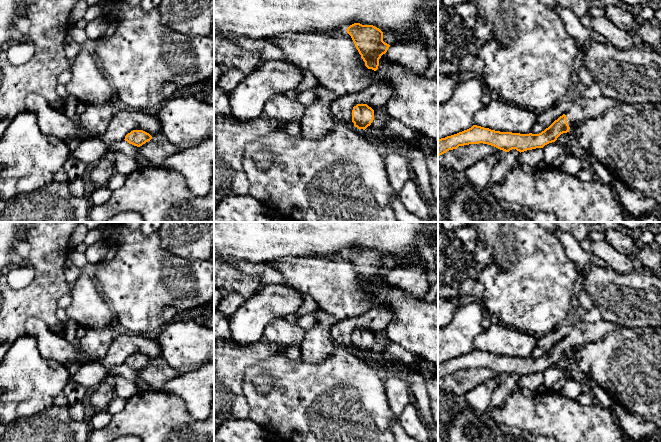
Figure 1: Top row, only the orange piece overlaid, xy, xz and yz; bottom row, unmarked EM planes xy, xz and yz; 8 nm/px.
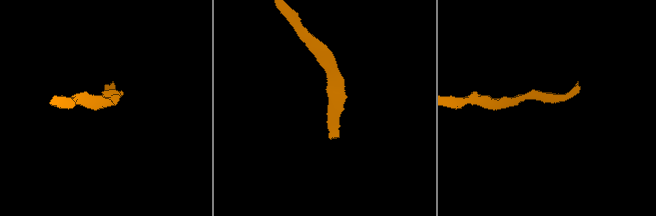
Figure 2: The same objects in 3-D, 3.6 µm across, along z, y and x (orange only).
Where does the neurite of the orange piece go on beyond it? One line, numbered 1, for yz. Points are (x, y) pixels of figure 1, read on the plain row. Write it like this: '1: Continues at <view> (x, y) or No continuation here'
1: Continues at yz (583, 332)

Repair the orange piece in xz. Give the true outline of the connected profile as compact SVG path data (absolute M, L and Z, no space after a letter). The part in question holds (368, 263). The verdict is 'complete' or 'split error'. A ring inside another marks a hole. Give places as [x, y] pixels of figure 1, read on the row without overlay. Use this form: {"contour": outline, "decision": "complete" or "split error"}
{"contour": "M360 247L350 249L346 255L351 260L365 290L376 295L379 290L379 283L390 271L383 265L383 256L373 249Z", "decision": "complete"}

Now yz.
{"contour": "M576 317L573 329L539 358L500 356L473 349L467 354L439 363L438 380L449 374L457 373L459 370L479 367L494 370L505 376L516 373L521 377L543 372L545 369L555 366L561 358L569 356L569 353L576 348L600 340L619 328L620 326L603 319L595 323L588 323L580 317Z", "decision": "split error"}

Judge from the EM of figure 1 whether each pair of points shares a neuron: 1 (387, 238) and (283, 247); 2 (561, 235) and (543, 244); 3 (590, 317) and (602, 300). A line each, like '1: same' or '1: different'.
1: same
2: different
3: different

